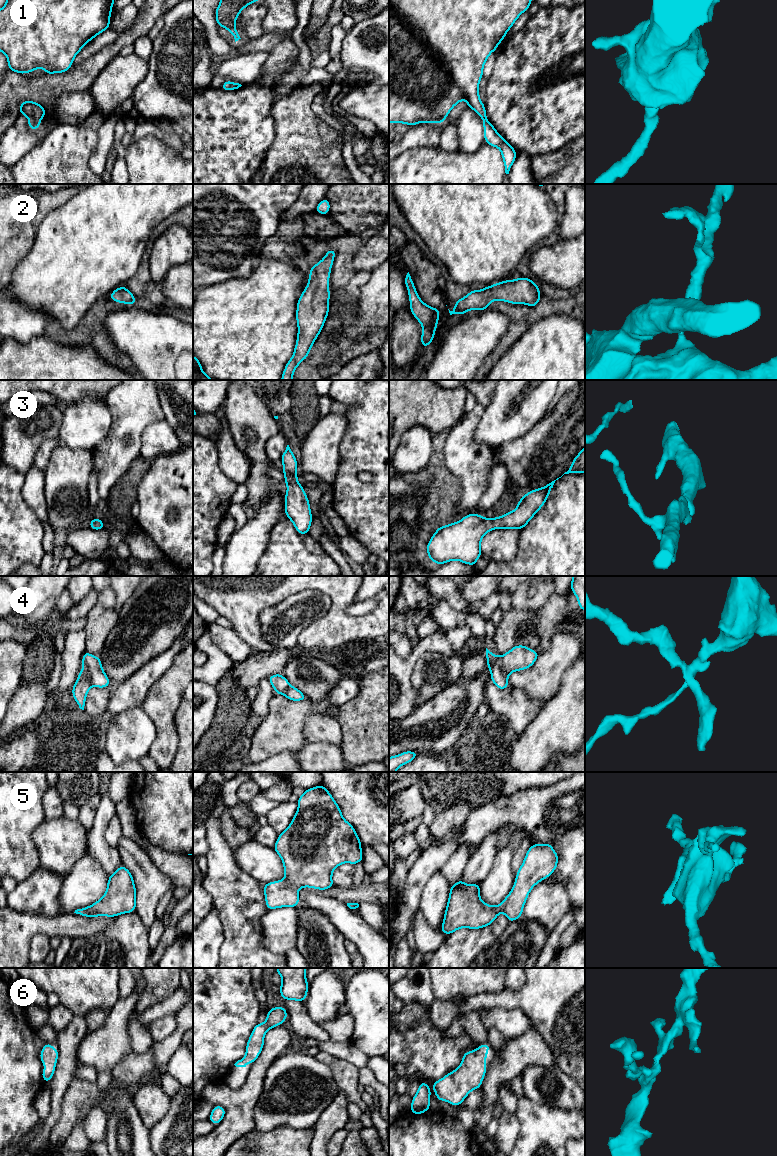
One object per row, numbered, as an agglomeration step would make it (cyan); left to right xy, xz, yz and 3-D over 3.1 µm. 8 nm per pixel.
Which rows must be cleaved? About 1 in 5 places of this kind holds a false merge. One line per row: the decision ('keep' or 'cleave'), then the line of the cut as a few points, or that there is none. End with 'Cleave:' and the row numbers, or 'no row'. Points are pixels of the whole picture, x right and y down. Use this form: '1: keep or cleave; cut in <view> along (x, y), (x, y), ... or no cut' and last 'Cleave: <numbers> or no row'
1: keep; no cut
2: keep; no cut
3: keep; no cut
4: cleave; cut in yz along (497, 657), (502, 671), (507, 678)
5: keep; no cut
6: keep; no cut
Cleave: 4

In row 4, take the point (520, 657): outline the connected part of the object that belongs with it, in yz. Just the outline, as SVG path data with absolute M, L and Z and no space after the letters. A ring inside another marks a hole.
M516 645L504 655L499 656L498 660L508 679L512 672L530 668L539 655L537 651L531 650L529 647Z

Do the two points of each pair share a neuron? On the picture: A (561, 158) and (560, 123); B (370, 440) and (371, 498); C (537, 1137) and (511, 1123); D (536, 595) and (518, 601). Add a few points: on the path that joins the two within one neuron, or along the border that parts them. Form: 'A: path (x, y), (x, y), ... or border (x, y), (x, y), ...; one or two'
A: border (574, 139), (554, 151), (538, 154); two
B: path (378, 454), (378, 484); one
C: border (514, 1113), (519, 1124), (519, 1134), (515, 1145); two
D: path (532, 595), (525, 596), (522, 599); one

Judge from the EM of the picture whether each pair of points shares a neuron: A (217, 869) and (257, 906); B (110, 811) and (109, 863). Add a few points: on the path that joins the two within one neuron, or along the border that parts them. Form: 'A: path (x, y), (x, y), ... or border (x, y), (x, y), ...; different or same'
A: path (229, 881), (245, 897), (252, 898); same
B: path (100, 824), (99, 848), (101, 850); same

